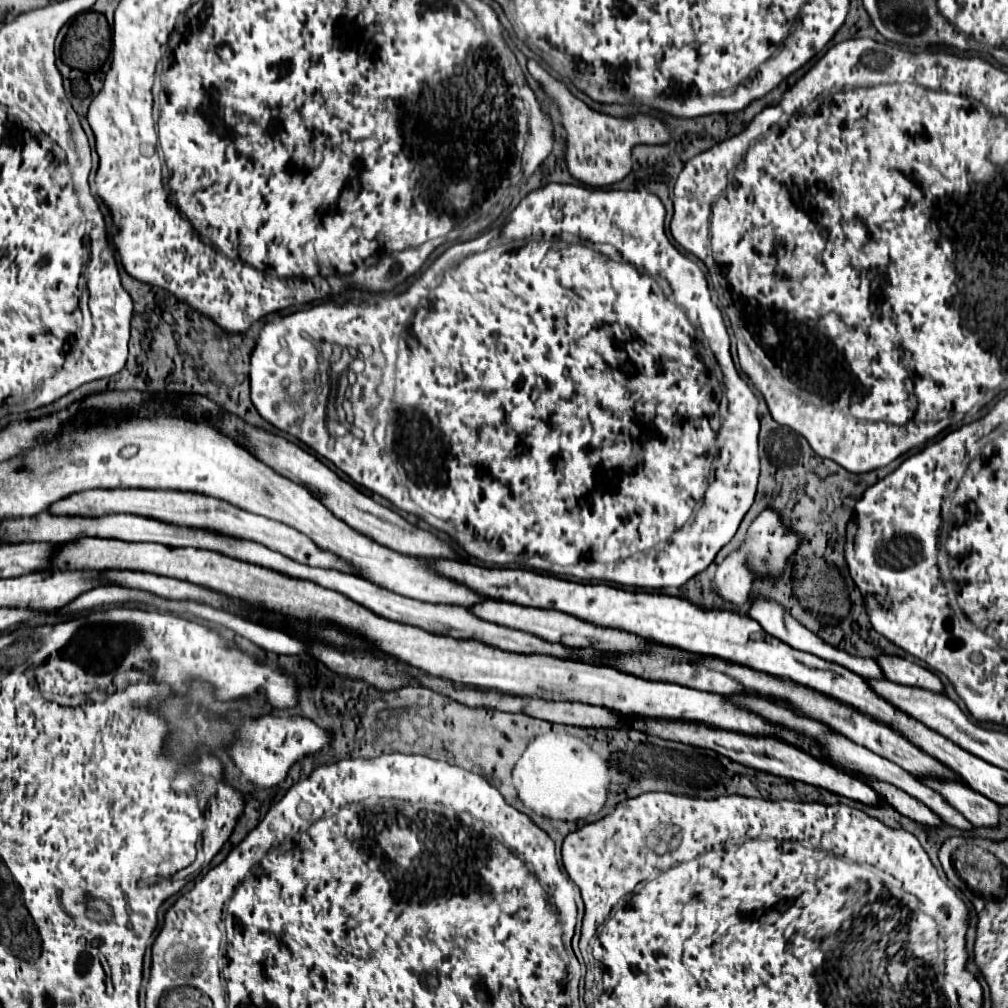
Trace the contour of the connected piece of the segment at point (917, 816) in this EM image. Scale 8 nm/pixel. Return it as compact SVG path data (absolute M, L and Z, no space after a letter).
M859 776L865 784L869 784L877 794L881 794L895 810L899 810L901 816L905 818L913 818L913 822L921 822L923 826L943 826L943 820L931 812L931 808L927 808L923 802L915 800L913 796L905 794L903 790L895 788L893 784L885 784L881 780L871 780L871 778L863 778Z

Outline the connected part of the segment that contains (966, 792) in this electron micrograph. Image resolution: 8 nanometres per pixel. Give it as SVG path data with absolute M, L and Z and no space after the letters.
M925 778L923 784L937 790L953 808L957 808L971 824L983 828L997 828L1001 818L1001 806L993 804L983 794L961 786L961 782L937 782L937 778Z

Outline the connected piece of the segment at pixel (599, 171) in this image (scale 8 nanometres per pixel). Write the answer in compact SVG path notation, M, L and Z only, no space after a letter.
M529 60L527 68L529 68L529 74L543 84L545 92L559 106L563 126L567 132L567 166L569 166L569 172L581 182L589 186L607 186L607 184L619 182L631 172L629 156L635 144L667 144L671 140L671 130L663 120L649 114L615 118L609 114L595 112L589 106L585 106L585 102L575 98L561 80L555 80L535 60Z

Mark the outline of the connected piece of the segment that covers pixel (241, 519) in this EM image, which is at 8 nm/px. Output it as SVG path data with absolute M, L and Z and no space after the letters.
M113 488L113 490L85 490L85 492L77 492L71 494L67 498L61 498L59 502L51 504L49 514L53 516L103 516L103 514L141 514L147 518L159 518L161 522L169 522L169 524L181 524L181 526L189 526L189 528L209 528L213 532L223 532L225 536L233 536L233 538L249 538L253 542L261 542L263 546L267 546L269 550L281 552L283 556L289 556L295 562L307 564L307 566L317 566L317 568L331 568L331 570L341 570L341 572L349 572L353 574L353 570L349 570L349 566L345 566L345 562L341 562L339 558L333 558L333 554L325 554L325 550L321 550L319 546L313 546L313 542L309 542L309 538L305 538L305 534L269 520L265 516L257 516L245 510L239 510L237 506L205 496L205 494L197 494L197 492L177 492L177 490L133 490L133 488Z

